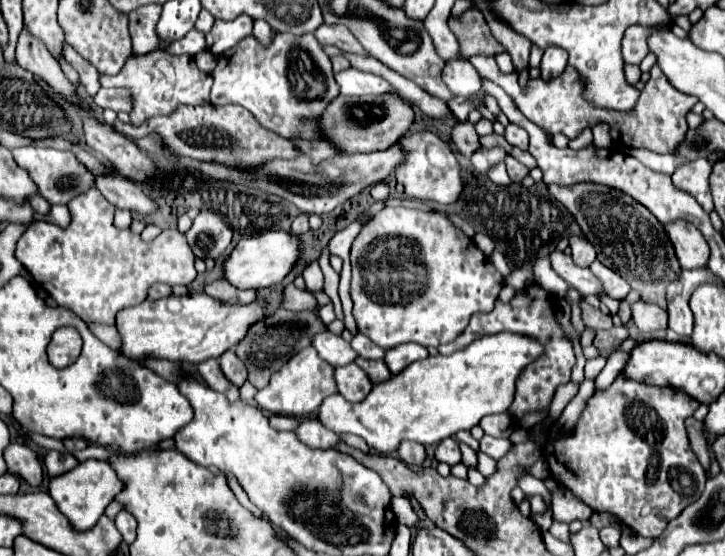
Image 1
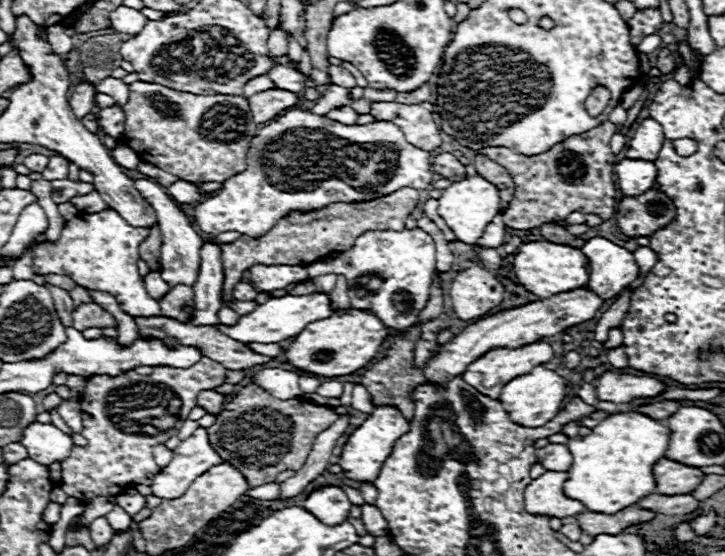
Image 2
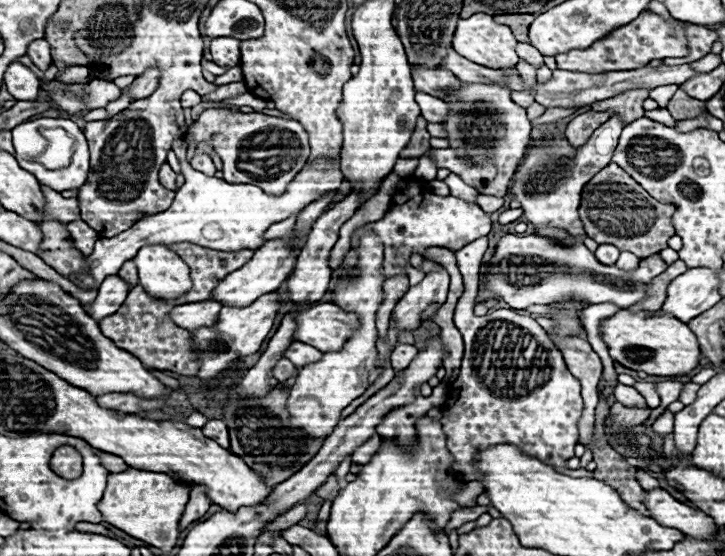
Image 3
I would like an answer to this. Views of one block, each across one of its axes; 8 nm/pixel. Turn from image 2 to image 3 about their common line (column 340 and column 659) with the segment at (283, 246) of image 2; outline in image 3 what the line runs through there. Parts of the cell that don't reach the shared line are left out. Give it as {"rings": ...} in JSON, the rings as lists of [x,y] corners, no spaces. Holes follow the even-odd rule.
{"rings":[[[606,166],[600,170],[582,190],[580,202],[580,220],[586,228],[586,234],[596,240],[598,244],[610,242],[620,250],[630,250],[638,258],[646,258],[658,254],[668,246],[668,240],[674,236],[672,214],[674,206],[660,204],[658,200],[650,198],[638,182],[634,182],[620,166]]]}

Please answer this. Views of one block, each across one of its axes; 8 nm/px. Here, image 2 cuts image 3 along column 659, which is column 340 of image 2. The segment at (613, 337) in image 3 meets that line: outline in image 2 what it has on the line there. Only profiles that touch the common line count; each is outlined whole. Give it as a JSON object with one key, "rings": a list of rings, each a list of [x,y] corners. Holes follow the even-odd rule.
{"rings":[[[340,310],[330,318],[310,322],[286,350],[286,358],[296,366],[320,376],[346,376],[364,368],[376,358],[380,344],[392,334],[392,330],[372,312],[366,310]]]}

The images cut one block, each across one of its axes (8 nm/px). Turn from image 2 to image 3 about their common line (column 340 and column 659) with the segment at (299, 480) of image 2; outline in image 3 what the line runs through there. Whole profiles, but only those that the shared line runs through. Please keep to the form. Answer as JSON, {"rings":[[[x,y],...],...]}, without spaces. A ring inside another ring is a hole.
{"rings":[[[666,410],[662,416],[658,416],[658,420],[652,424],[652,432],[656,436],[666,436],[672,432],[672,426],[674,426],[674,414],[670,410]]]}

